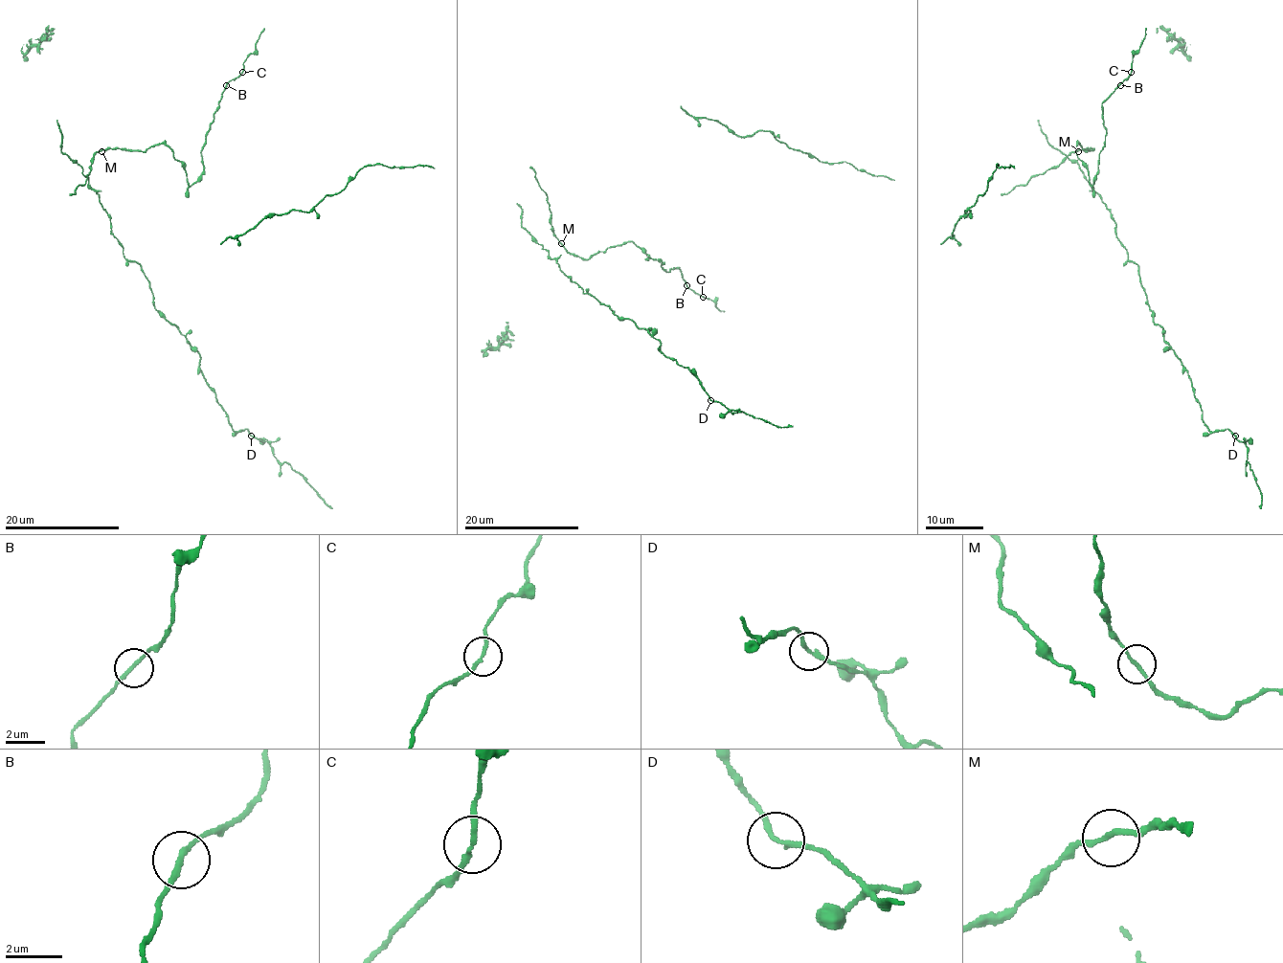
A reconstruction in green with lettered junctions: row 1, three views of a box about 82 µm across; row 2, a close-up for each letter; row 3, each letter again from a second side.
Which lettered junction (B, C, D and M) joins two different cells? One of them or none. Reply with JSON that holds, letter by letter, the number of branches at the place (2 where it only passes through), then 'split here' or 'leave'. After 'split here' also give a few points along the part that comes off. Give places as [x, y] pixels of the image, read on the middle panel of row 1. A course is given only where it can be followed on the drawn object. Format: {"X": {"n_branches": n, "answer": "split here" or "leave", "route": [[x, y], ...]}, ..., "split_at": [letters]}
{"B": {"n_branches": 2, "answer": "leave"}, "C": {"n_branches": 2, "answer": "leave"}, "D": {"n_branches": 2, "answer": "leave"}, "M": {"n_branches": 2, "answer": "leave"}, "split_at": []}

